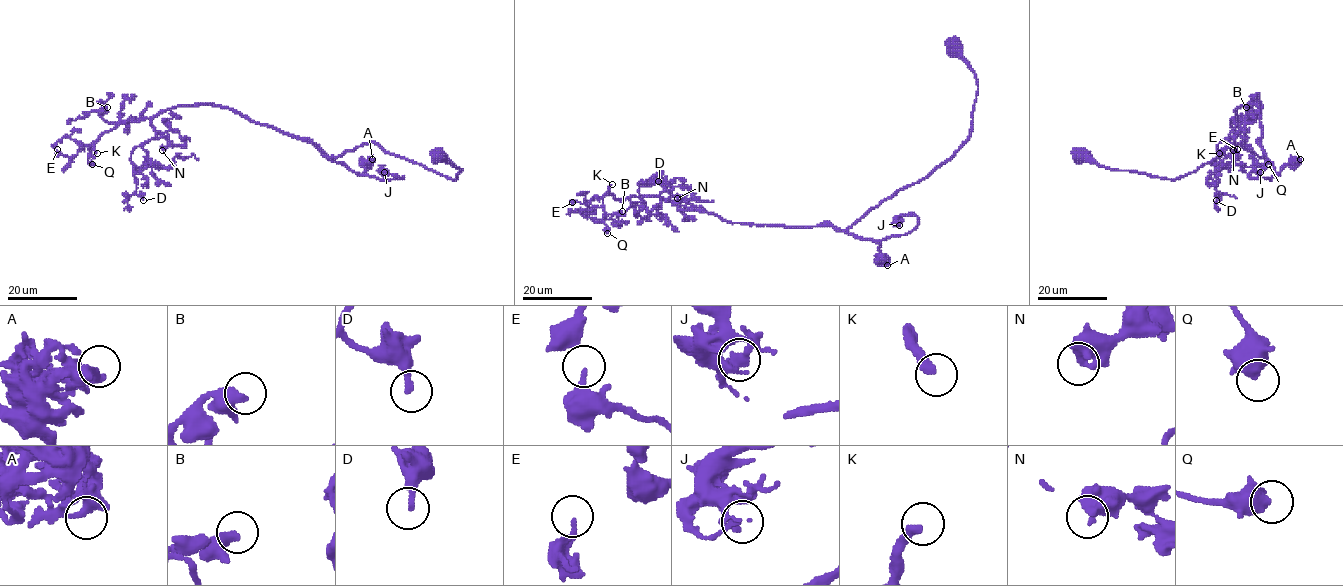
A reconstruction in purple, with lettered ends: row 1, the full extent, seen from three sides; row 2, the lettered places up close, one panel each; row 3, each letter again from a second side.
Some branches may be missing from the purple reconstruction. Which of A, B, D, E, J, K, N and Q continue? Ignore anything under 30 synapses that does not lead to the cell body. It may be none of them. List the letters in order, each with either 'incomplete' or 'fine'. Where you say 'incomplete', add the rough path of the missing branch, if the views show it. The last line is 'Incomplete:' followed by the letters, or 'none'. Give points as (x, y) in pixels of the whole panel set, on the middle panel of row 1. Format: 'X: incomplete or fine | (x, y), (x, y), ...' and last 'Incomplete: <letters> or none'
A: fine
B: fine
D: fine
E: fine
J: fine
K: incomplete | (612, 184), (620, 179), (630, 188), (632, 202), (626, 214), (633, 220)
N: fine
Q: fine
Incomplete: K

